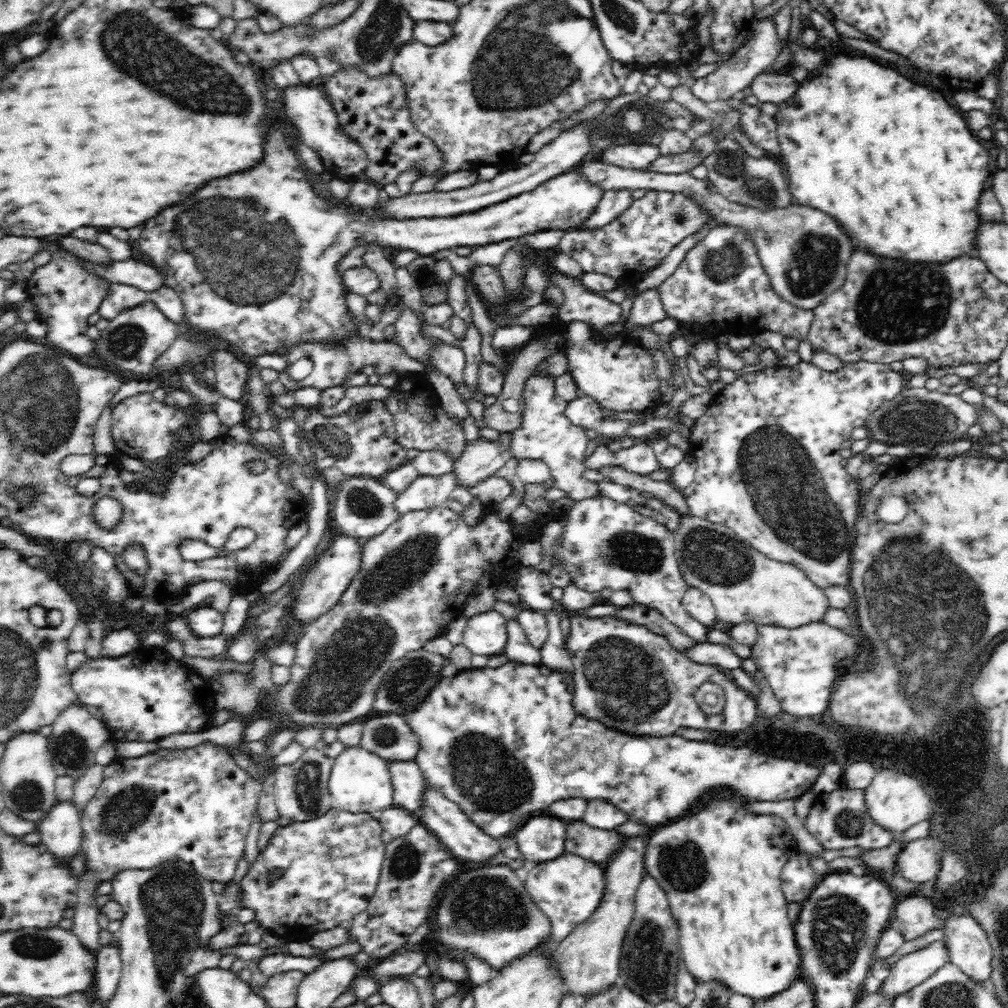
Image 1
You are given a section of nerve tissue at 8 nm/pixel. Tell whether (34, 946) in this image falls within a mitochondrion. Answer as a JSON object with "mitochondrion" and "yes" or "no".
{"mitochondrion":"yes"}

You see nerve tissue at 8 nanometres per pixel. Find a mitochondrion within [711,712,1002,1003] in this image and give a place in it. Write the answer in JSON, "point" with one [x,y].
{"point":[841,926]}

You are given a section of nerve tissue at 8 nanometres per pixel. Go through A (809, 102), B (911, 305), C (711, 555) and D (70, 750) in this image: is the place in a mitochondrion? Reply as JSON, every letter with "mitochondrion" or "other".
{"A":"other","B":"mitochondrion","C":"mitochondrion","D":"mitochondrion"}

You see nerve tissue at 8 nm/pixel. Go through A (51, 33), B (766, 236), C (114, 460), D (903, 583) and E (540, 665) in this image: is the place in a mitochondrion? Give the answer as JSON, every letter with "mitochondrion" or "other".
{"A":"other","B":"mitochondrion","C":"other","D":"mitochondrion","E":"other"}

